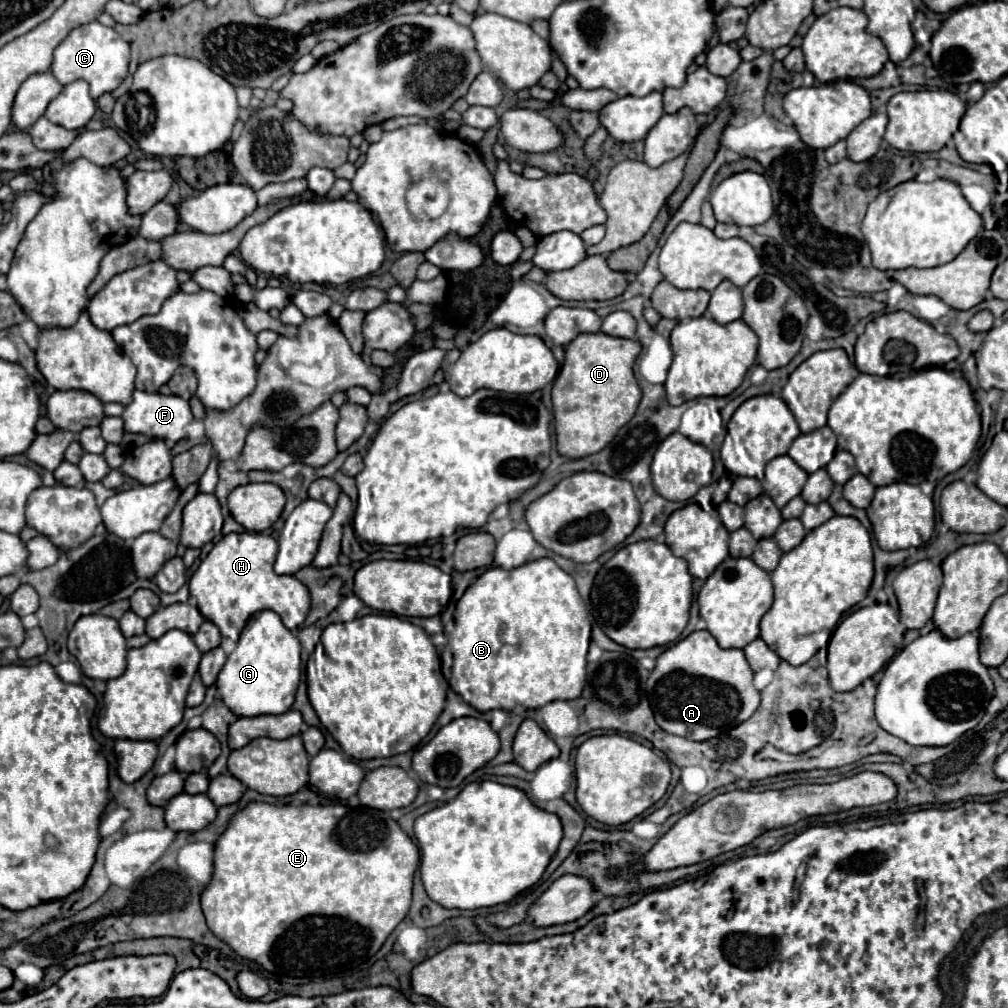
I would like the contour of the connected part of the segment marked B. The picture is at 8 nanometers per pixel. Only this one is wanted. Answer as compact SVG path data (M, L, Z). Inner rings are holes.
M536 559L530 561L526 565L520 565L518 569L512 571L504 571L498 567L490 567L486 573L482 573L474 585L470 585L466 589L466 593L462 595L462 599L456 605L456 611L453 611L454 621L456 621L456 629L454 635L450 637L450 641L446 640L446 645L450 645L452 653L454 653L454 665L452 665L452 677L450 677L450 687L466 701L470 703L476 711L486 713L492 709L504 709L504 711L512 711L514 705L524 705L526 709L538 709L548 705L550 701L556 699L576 699L580 697L580 693L587 681L587 653L588 645L590 645L590 628L592 623L589 618L588 611L584 607L584 601L576 589L574 579L562 571L552 559Z

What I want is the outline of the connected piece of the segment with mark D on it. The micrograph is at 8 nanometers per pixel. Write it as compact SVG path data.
M582 333L564 351L566 359L552 387L556 447L562 457L580 459L602 451L636 413L642 395L632 365L640 343L606 333Z

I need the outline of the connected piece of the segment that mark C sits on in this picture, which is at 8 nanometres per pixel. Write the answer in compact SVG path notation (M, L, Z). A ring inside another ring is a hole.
M90 21L70 31L70 35L56 47L52 73L62 85L84 79L90 85L90 97L98 99L104 93L112 93L128 77L130 45L112 29L98 21Z

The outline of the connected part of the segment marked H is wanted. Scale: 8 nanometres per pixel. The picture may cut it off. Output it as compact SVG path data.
M230 533L214 545L196 569L188 583L190 595L196 599L196 607L204 619L218 625L222 637L238 641L248 617L264 609L278 613L288 629L296 629L304 623L310 611L310 595L292 575L276 575L272 569L274 559L276 539L272 535Z

